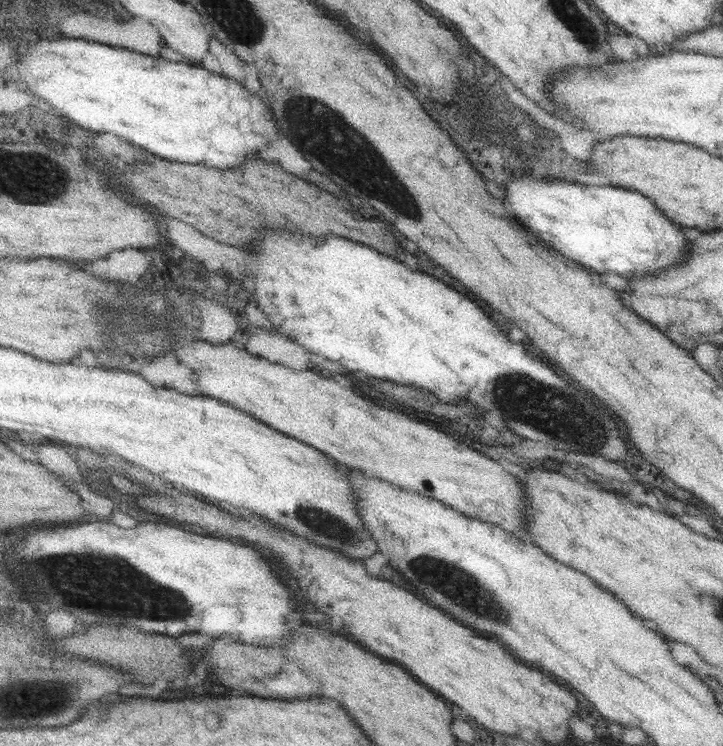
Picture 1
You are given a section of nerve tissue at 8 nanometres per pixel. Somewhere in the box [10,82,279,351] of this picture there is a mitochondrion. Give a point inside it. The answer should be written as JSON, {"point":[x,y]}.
{"point":[51,186]}

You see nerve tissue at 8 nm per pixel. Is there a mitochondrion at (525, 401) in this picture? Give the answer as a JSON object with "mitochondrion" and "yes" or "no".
{"mitochondrion":"yes"}

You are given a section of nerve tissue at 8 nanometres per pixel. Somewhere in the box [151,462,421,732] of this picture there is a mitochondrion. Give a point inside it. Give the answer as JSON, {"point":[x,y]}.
{"point":[323,524]}

